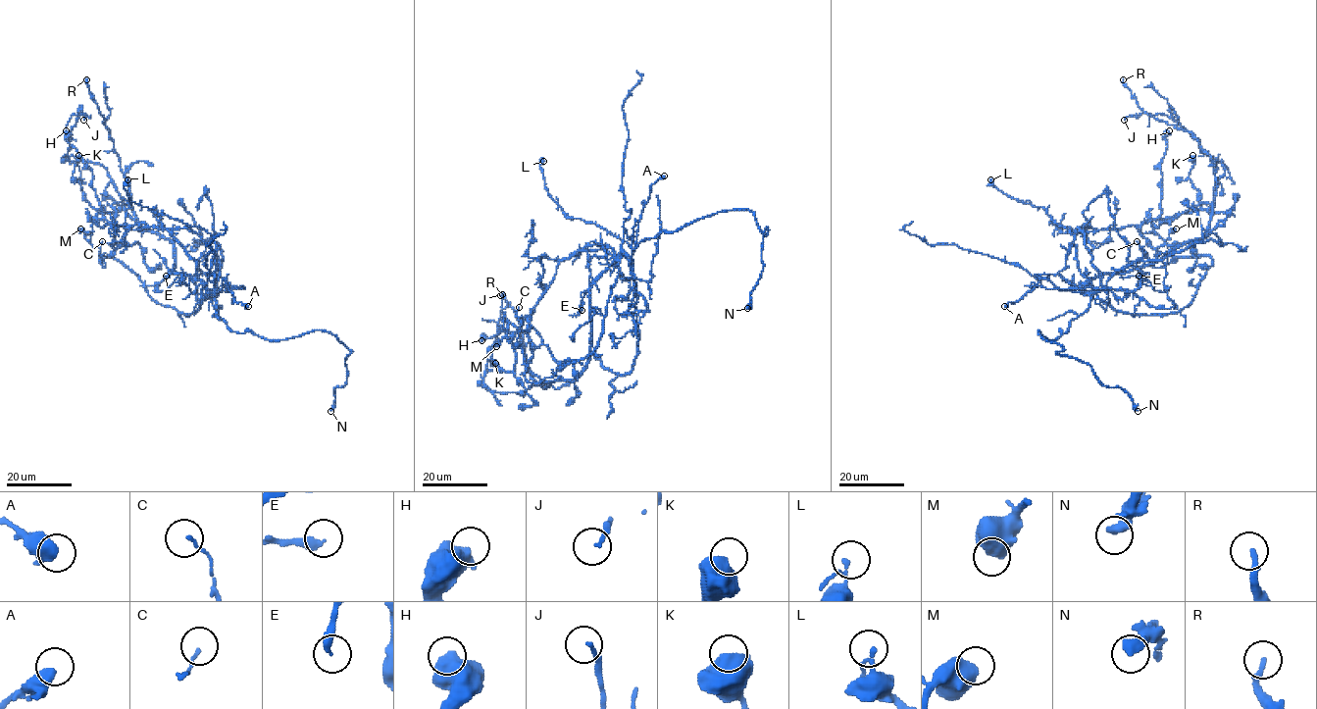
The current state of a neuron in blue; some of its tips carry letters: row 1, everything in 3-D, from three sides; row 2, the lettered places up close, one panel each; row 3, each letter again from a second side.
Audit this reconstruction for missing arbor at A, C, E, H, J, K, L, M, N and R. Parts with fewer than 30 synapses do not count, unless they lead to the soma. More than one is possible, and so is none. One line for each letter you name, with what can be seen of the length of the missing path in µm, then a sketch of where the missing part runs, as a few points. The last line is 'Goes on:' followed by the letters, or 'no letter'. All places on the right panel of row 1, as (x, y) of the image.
N: 7 µm | (1138, 411), (1152, 402)
Goes on: N

